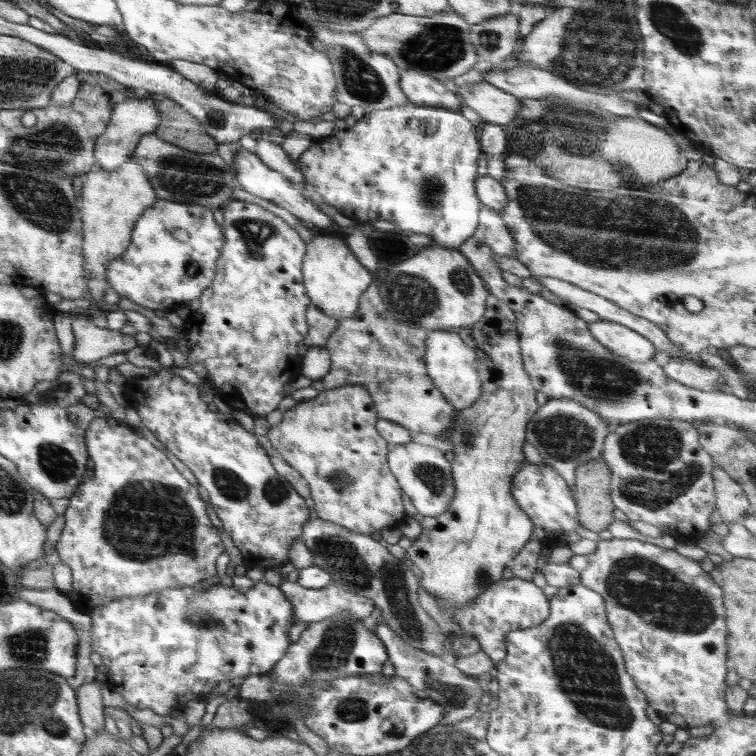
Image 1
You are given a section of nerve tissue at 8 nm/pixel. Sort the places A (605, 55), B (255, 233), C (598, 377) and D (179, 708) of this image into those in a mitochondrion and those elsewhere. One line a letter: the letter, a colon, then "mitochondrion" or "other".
A: mitochondrion
B: mitochondrion
C: mitochondrion
D: other

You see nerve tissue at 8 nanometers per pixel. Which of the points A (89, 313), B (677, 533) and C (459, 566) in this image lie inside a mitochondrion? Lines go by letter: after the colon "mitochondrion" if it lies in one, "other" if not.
A: other
B: other
C: other

